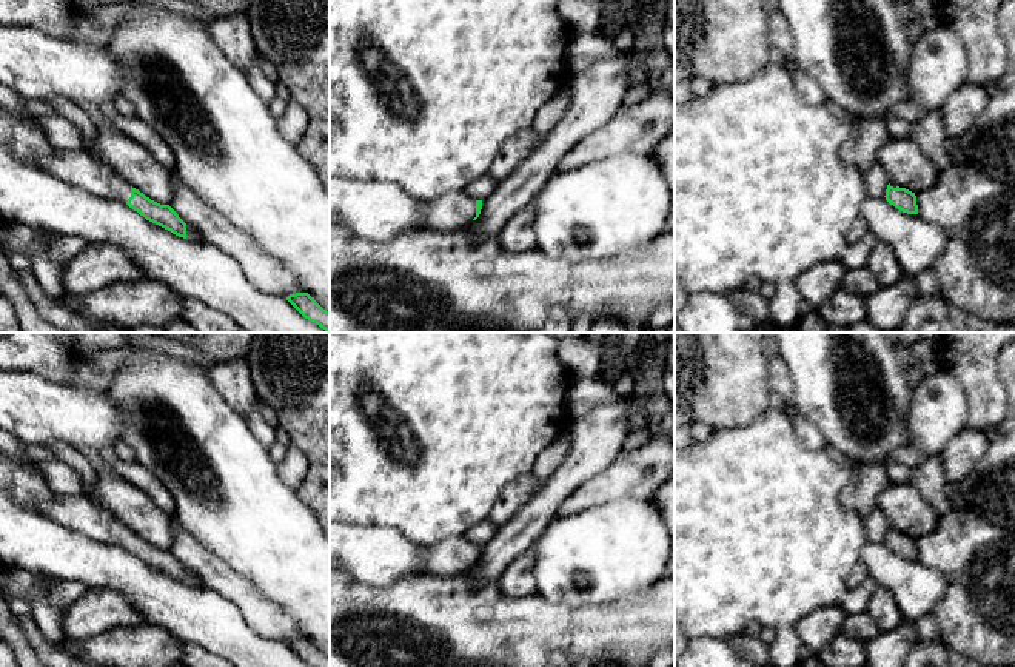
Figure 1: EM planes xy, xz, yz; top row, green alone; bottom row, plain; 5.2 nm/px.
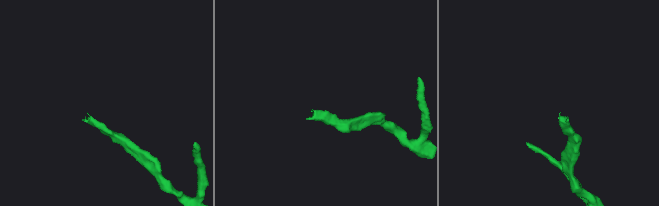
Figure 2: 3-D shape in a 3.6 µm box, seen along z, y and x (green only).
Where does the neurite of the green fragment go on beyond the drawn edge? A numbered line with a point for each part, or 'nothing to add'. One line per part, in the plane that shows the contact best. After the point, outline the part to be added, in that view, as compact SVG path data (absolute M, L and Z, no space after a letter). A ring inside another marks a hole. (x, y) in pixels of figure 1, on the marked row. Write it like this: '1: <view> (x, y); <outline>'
1: xz (452, 211); M464 191L437 196L424 200L425 228L437 231L454 231L467 226L476 217L476 199Z

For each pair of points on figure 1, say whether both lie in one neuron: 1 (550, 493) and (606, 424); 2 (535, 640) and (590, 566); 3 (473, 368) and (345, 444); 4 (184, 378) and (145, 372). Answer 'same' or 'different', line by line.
1: same
2: different
3: same
4: same

